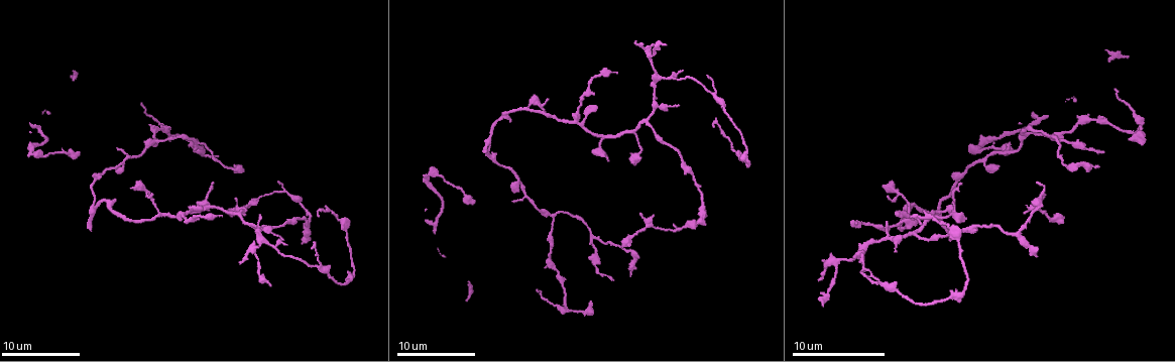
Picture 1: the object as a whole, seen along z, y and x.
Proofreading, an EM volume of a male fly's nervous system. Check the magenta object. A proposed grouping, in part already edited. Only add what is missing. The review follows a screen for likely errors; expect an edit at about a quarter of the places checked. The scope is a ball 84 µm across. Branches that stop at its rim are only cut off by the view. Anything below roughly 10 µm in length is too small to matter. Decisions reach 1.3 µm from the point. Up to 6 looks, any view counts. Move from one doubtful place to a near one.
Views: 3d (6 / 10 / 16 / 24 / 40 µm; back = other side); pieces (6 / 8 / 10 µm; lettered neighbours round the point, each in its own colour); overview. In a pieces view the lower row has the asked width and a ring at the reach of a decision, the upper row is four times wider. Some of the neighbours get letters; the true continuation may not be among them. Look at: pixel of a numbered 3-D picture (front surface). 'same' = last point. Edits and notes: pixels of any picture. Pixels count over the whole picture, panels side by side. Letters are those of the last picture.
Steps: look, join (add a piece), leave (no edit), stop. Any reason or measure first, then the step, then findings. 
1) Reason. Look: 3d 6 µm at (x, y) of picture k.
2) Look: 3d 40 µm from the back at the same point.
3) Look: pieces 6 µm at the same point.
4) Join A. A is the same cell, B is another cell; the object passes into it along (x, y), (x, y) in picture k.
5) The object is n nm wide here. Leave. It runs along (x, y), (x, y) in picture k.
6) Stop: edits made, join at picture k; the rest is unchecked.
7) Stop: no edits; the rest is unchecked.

Tapers out. Look: 3d 10 µm at (239, 262) of picture 1.

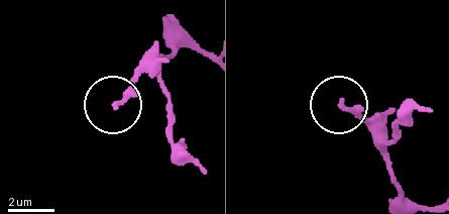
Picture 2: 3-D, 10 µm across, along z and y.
See the neighbours. Look: pieces 10 µm at (340, 102) of picture 2.

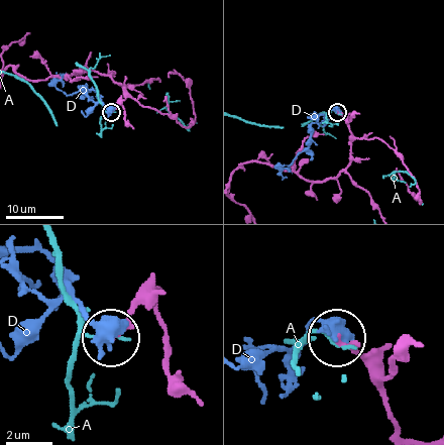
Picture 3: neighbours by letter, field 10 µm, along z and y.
Leave. A and D are other cells; none of them fits.

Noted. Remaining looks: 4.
Free end. Look: pieces 10 µm at (259, 217) of picture 1.

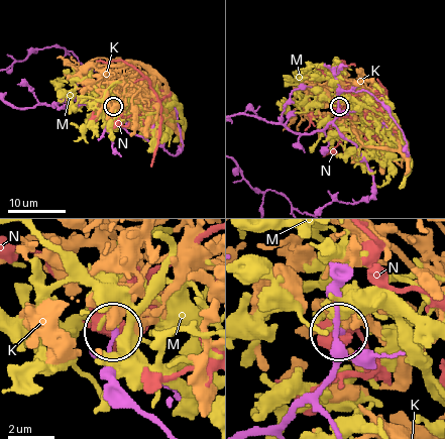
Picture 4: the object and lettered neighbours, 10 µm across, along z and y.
Leave. K, M and N are other cells; no lettered piece goes on from it.

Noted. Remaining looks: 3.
End of a long branch. Look: 3d 10 µm at (1099, 164) of picture 1.

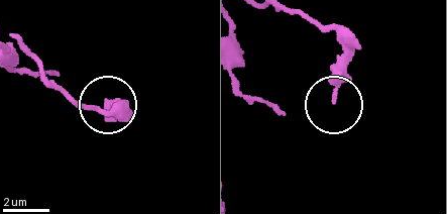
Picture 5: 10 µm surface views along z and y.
Look: pieces 8 µm at (333, 101) of picture 5.

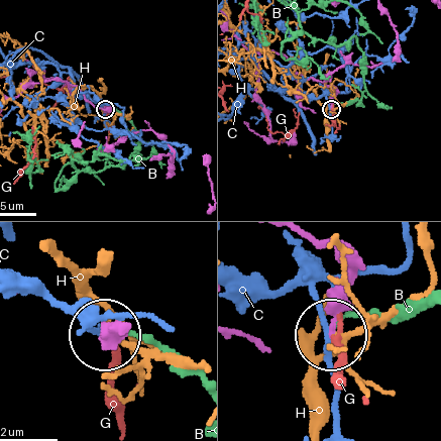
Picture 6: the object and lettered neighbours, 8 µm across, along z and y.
Leave. B, C, G and H are other cells; none of them fits.

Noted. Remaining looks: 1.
Stop: no edits; the rest is unchecked.

